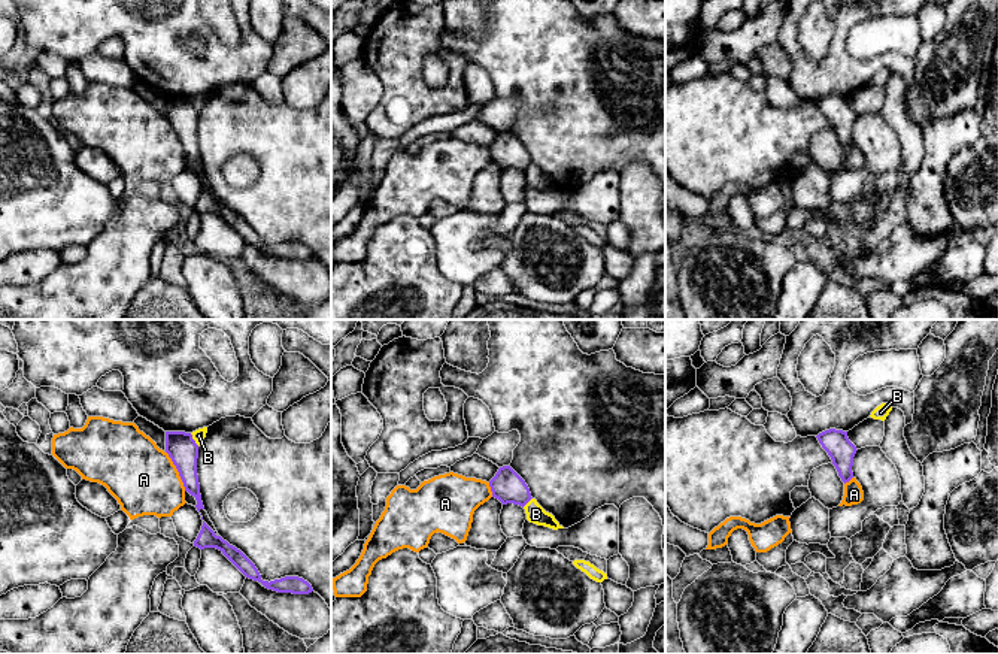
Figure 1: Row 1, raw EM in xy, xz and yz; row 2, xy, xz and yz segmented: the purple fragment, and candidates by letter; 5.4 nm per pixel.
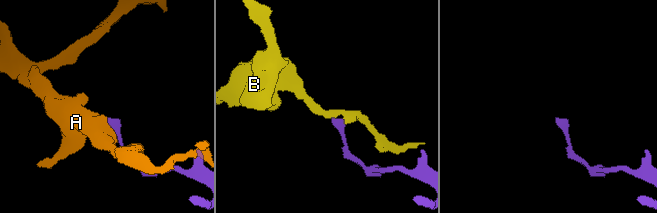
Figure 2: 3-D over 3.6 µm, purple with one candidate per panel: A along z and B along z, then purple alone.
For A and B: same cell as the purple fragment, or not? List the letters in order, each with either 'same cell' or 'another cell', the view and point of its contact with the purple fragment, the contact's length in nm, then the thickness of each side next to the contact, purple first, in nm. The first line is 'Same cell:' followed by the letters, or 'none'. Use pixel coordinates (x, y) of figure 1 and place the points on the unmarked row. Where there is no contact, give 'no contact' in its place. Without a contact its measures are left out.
Same cell: none
A: another cell; meets purple in xy at (178, 136); contact 240 nm long; 160 nm thick on the purple side, 360 nm on the other
B: another cell; meets purple in xy at (193, 105); contact 90 nm long; 160 nm thick on the purple side, 70 nm on the other

